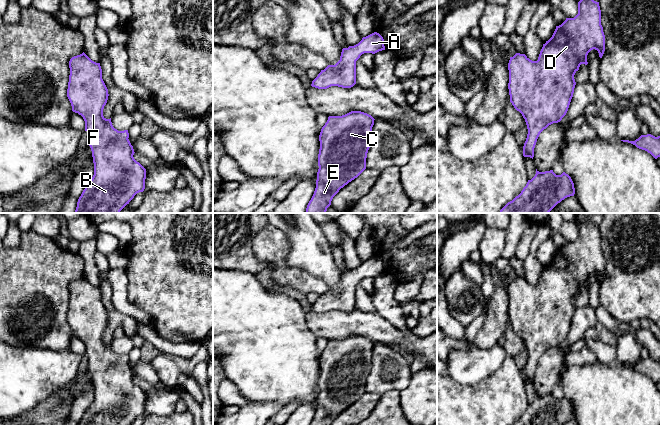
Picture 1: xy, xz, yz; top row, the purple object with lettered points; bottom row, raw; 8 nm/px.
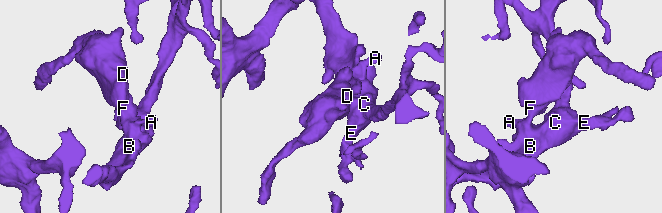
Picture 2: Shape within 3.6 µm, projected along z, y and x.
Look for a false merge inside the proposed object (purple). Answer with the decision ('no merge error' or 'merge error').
no merge error

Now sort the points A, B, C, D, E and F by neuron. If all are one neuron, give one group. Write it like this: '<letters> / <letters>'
A B C D E F

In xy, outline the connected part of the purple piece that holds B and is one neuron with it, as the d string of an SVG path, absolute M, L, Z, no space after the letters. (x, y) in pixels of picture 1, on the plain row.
M84 276L74 280L69 285L70 299L67 321L71 327L72 335L81 339L85 345L87 356L87 369L92 375L94 399L83 414L78 425L131 425L134 420L145 413L146 393L137 386L133 379L134 373L129 365L128 354L118 355L112 349L111 342L103 340L103 333L108 324L108 313L102 303L100 287L92 285Z

